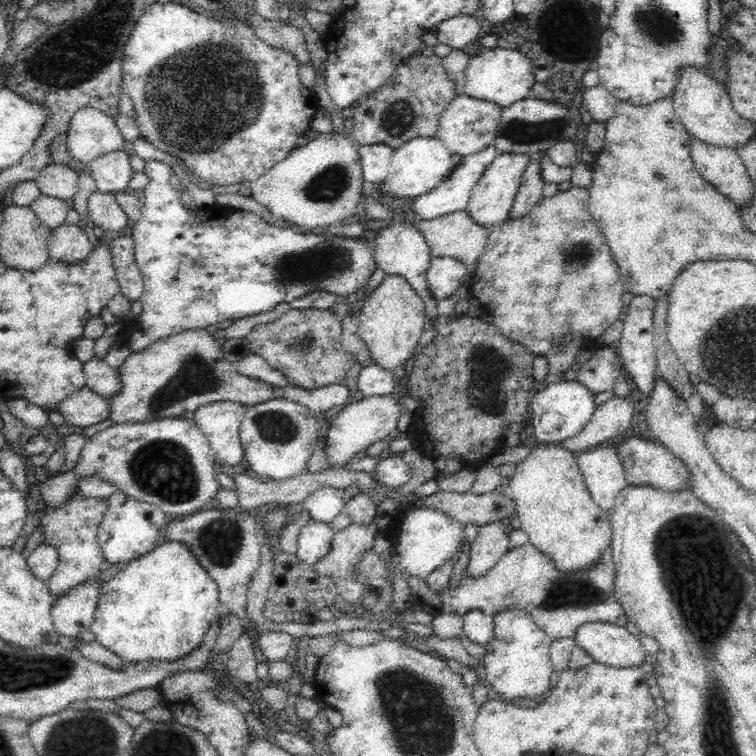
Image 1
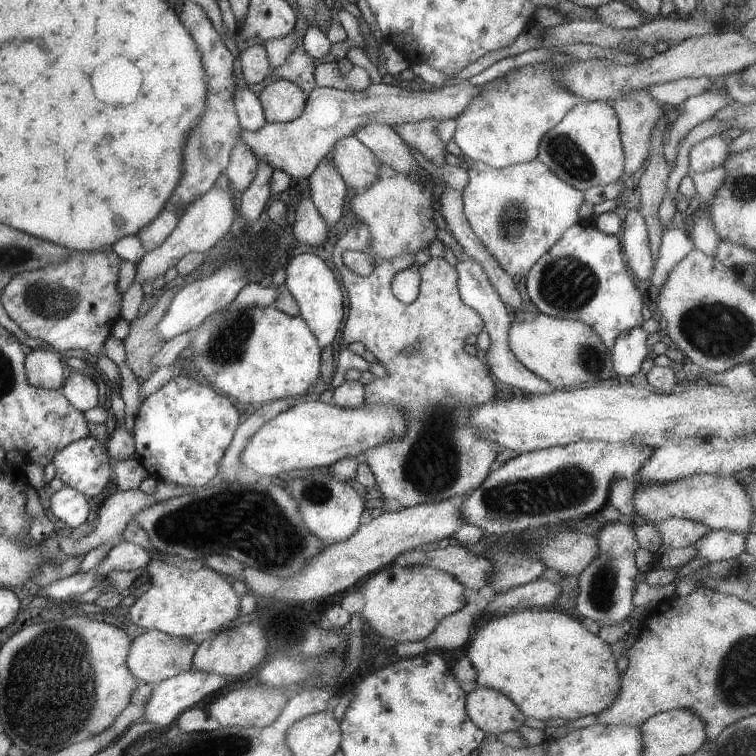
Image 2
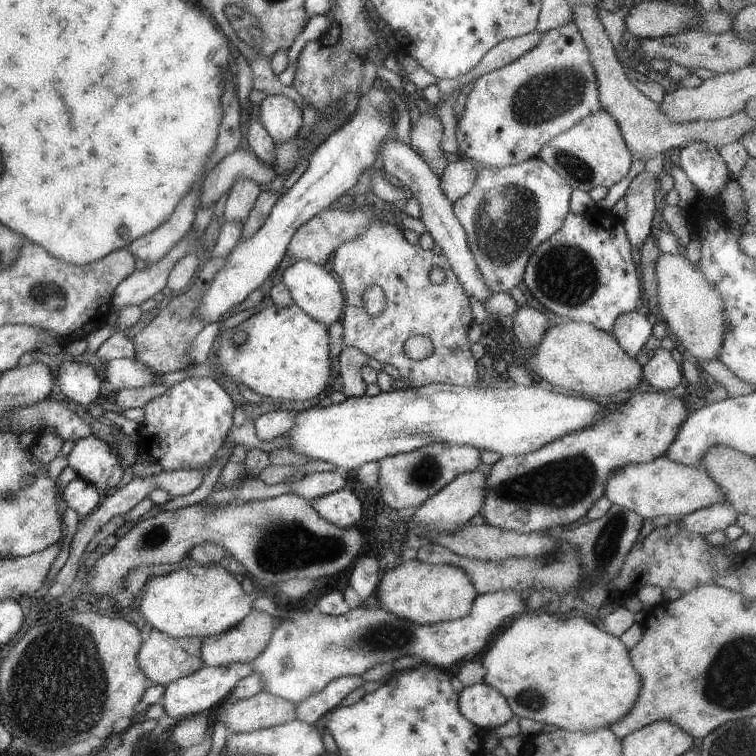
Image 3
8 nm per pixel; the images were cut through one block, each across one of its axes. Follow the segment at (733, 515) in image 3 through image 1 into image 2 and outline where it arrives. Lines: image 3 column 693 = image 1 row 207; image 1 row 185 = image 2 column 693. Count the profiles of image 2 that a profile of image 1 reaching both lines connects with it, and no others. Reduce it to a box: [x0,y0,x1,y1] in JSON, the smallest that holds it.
[654,518,710,548]

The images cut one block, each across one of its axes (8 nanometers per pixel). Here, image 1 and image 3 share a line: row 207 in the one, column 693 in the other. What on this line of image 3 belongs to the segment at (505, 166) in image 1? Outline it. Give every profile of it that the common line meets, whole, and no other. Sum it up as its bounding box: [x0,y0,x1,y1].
[603,455,726,519]

